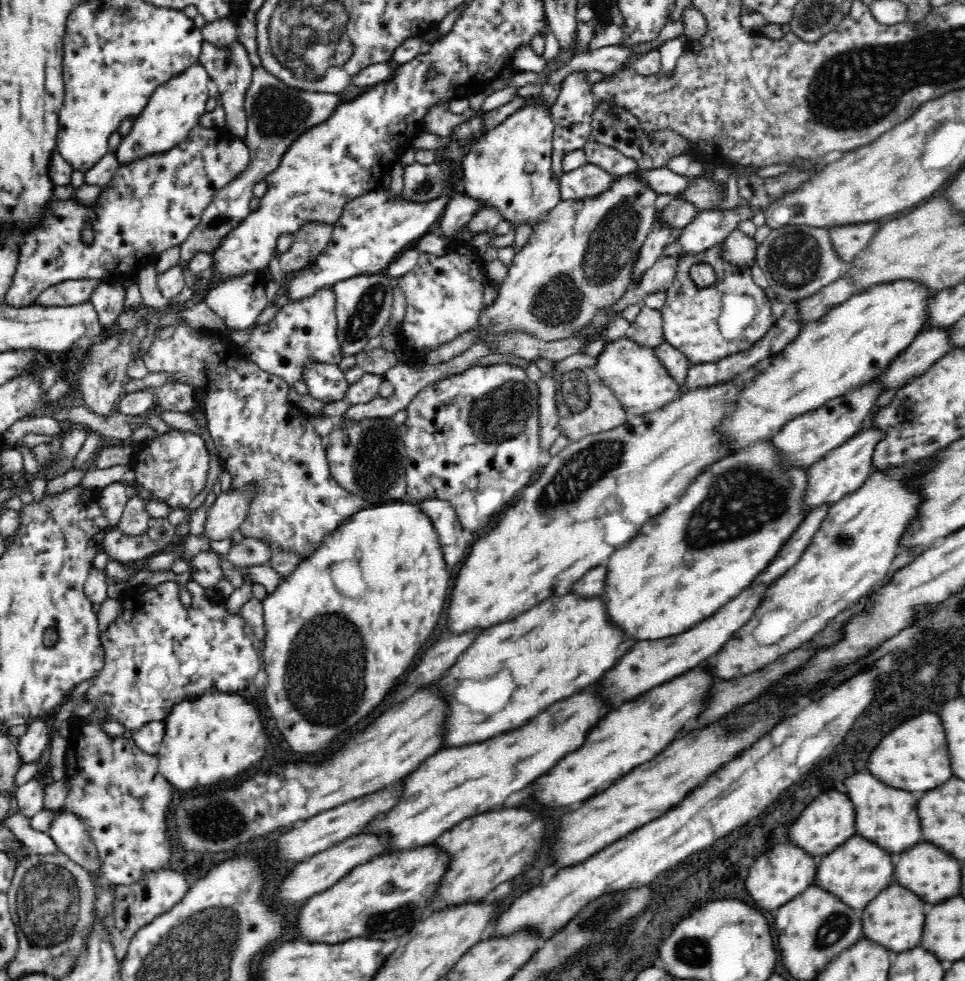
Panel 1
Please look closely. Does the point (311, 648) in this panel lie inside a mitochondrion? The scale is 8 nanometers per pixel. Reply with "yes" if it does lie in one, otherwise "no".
yes

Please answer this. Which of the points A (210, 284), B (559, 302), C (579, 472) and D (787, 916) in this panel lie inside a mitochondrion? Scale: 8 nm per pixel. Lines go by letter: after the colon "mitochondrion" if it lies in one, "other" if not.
A: other
B: mitochondrion
C: mitochondrion
D: other

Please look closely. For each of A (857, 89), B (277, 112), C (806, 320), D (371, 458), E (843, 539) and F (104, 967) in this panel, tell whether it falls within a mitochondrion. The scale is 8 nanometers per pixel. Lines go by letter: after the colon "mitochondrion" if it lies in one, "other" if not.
A: mitochondrion
B: mitochondrion
C: other
D: mitochondrion
E: mitochondrion
F: other

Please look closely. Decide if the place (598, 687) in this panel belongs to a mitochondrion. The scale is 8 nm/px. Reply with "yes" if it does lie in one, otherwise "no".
no

